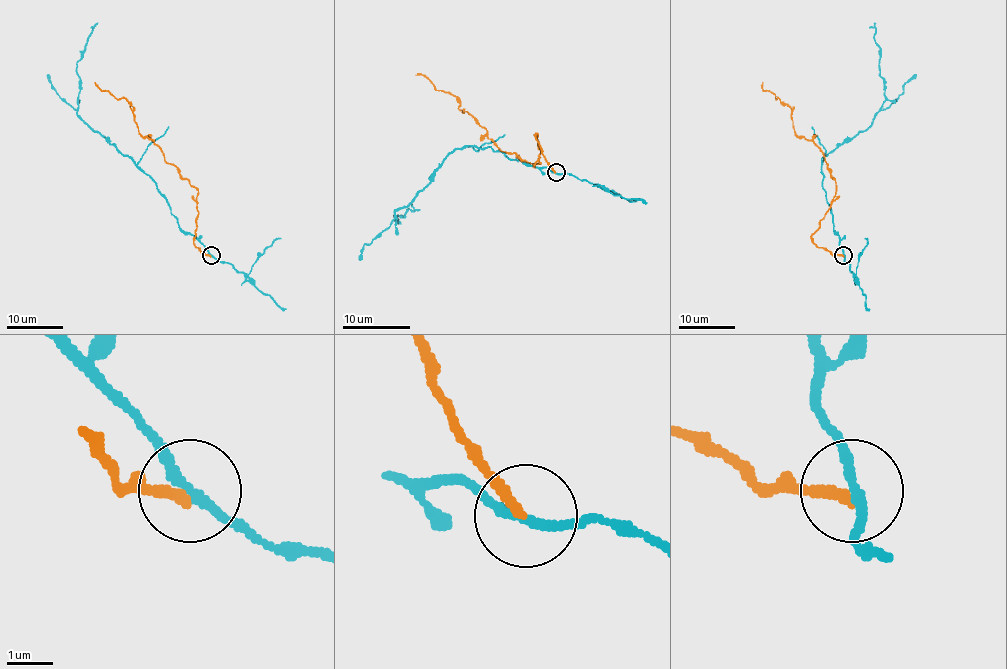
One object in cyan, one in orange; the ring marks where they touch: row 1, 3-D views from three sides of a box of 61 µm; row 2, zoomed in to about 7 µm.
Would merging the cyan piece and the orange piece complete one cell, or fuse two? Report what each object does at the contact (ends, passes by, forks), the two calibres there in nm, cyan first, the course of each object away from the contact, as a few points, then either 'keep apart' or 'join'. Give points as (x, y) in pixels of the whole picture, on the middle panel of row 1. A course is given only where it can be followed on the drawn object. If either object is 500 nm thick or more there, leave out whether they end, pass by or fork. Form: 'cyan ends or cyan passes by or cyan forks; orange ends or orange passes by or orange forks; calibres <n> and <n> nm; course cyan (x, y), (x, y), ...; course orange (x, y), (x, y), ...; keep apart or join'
cyan passes by; orange ends; calibres 200 and 240 nm; course cyan (556, 172), (490, 147), (466, 145), (456, 148), (417, 196), (395, 213), (396, 223), (395, 215), (420, 209); course orange (554, 172), (537, 135), (541, 164), (529, 164), (500, 150), (451, 94), (415, 75); keep apart

